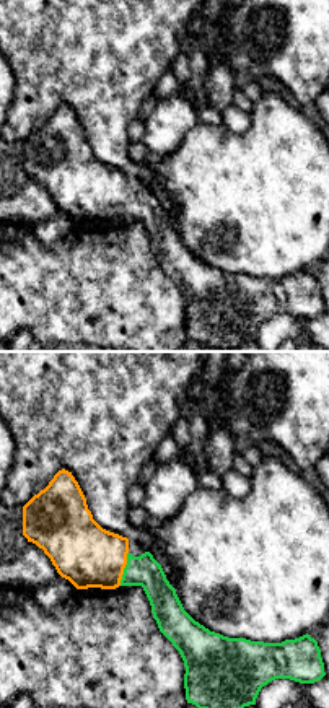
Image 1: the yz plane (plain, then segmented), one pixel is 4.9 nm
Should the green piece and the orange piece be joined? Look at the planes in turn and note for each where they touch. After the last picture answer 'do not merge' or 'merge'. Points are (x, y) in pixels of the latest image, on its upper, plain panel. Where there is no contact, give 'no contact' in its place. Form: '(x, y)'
(124, 204)

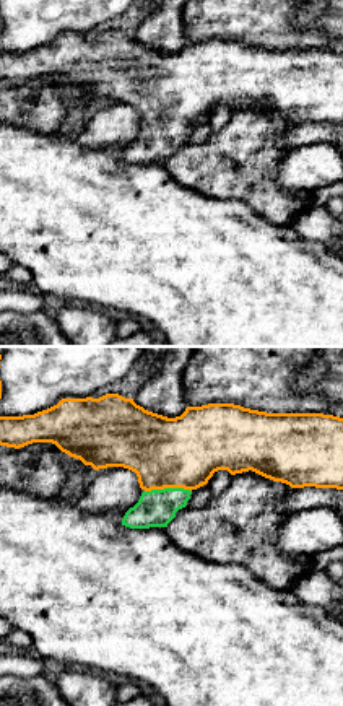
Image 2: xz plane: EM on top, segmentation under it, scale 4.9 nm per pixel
(168, 124)

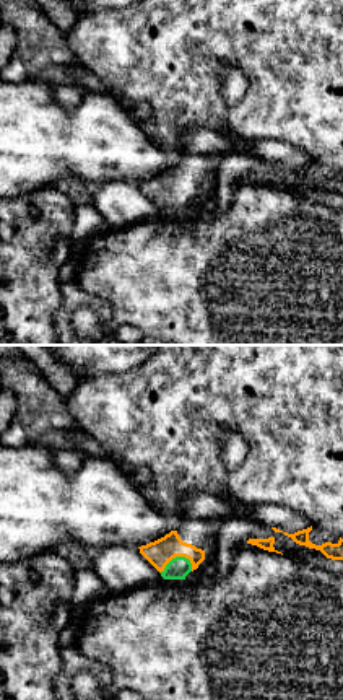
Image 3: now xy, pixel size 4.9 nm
(176, 192)

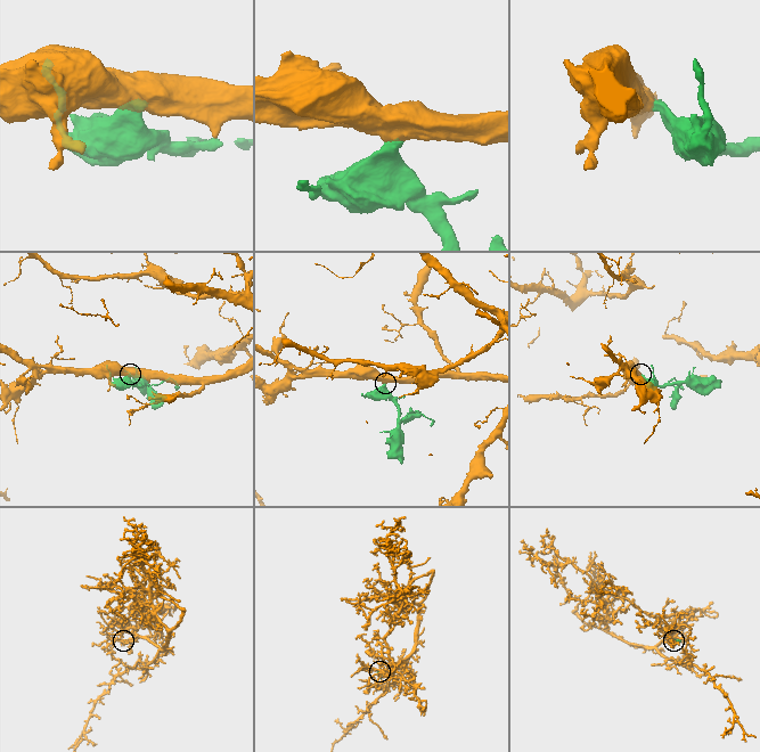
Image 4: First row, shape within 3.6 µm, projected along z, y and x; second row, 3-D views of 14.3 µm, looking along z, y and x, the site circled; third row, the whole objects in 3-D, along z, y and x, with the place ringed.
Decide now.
merge

